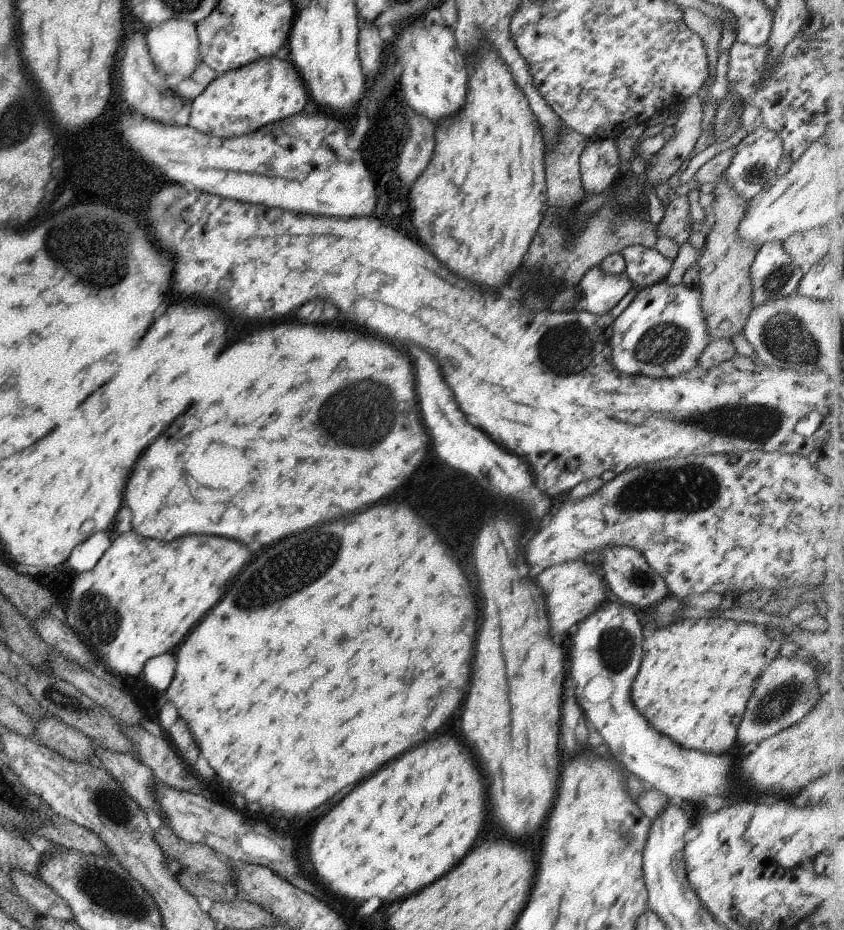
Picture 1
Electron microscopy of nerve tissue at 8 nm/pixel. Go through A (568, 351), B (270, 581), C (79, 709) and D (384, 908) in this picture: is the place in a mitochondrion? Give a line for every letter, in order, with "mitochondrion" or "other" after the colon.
A: mitochondrion
B: mitochondrion
C: mitochondrion
D: other

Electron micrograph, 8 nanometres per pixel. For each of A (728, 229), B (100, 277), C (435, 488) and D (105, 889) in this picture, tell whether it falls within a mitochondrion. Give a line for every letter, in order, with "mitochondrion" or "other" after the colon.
A: other
B: mitochondrion
C: other
D: mitochondrion

